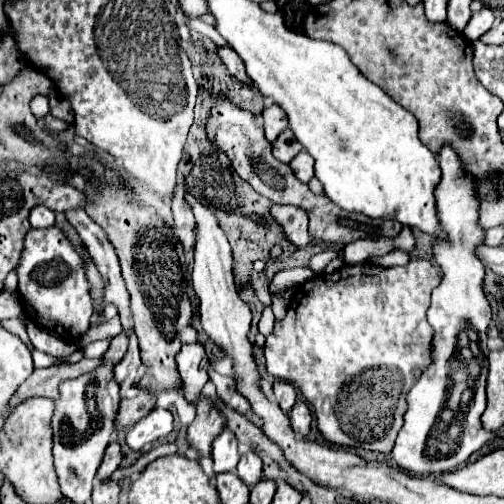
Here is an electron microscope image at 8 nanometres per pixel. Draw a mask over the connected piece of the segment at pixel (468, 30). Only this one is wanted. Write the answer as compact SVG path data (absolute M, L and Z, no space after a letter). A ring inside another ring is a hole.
M483 7L481 11L477 11L477 13L471 15L471 19L469 19L469 23L467 23L463 35L465 35L467 39L471 39L471 41L477 41L485 31L491 29L493 21L495 21L493 11L487 9L487 7Z

